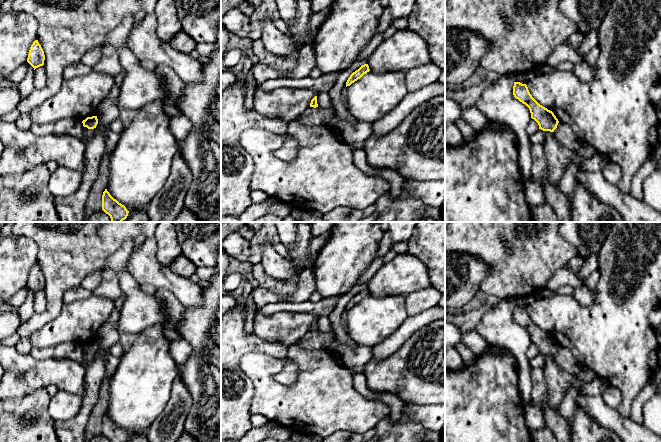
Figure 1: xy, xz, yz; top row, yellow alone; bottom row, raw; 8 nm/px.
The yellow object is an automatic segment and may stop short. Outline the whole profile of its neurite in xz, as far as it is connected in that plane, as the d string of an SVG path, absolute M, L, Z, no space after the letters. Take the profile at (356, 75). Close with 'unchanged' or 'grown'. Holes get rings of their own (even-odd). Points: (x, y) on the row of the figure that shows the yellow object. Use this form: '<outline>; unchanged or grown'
M368 64L362 65L358 70L356 70L350 75L350 77L348 78L346 82L346 87L350 86L352 83L360 79L364 74L366 74L369 71L370 69L369 69Z; unchanged

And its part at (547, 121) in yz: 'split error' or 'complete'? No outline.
complete

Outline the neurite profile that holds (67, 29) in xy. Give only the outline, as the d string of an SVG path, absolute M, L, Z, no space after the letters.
M13 0L12 9L32 15L38 23L38 42L41 45L45 60L47 81L42 89L34 89L30 95L21 99L17 109L27 114L34 107L55 95L64 81L63 72L71 64L81 62L83 56L93 47L103 47L111 31L119 27L127 15L135 15L143 10L146 15L154 14L158 0Z

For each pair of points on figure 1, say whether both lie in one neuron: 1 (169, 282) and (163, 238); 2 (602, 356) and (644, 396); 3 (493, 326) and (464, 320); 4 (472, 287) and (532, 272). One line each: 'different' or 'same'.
1: different
2: different
3: different
4: different

